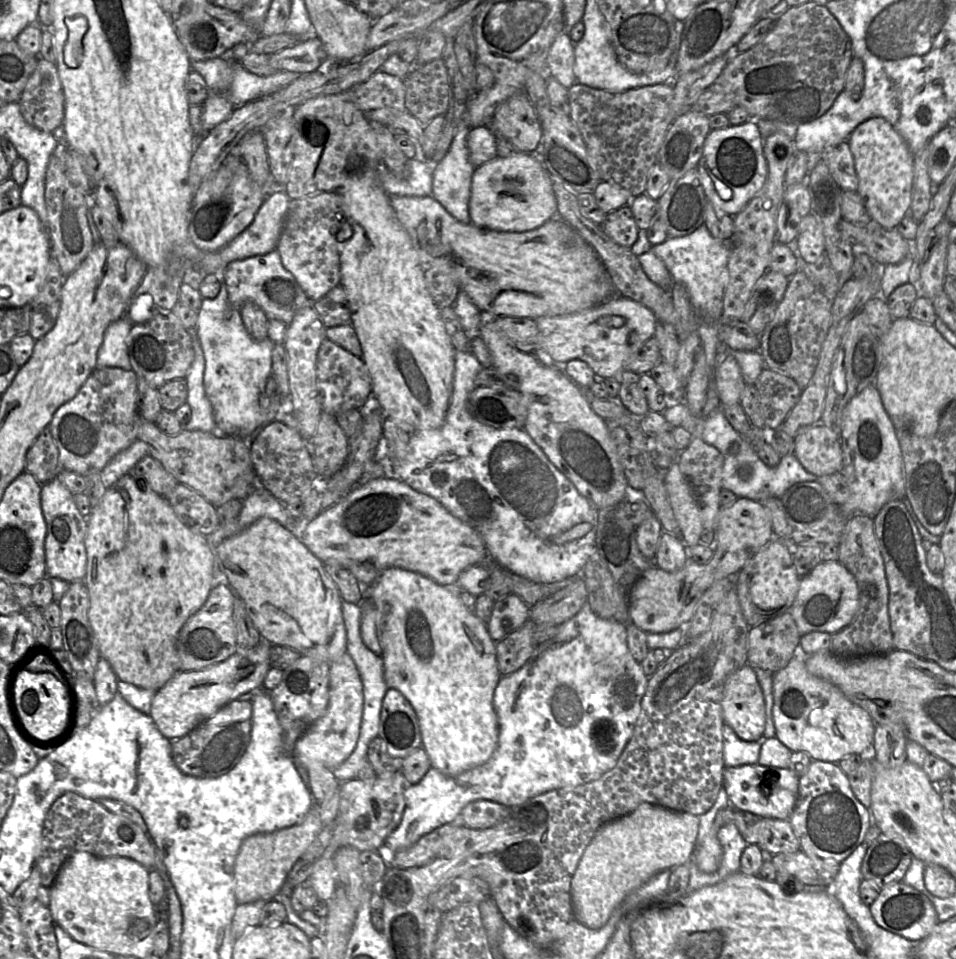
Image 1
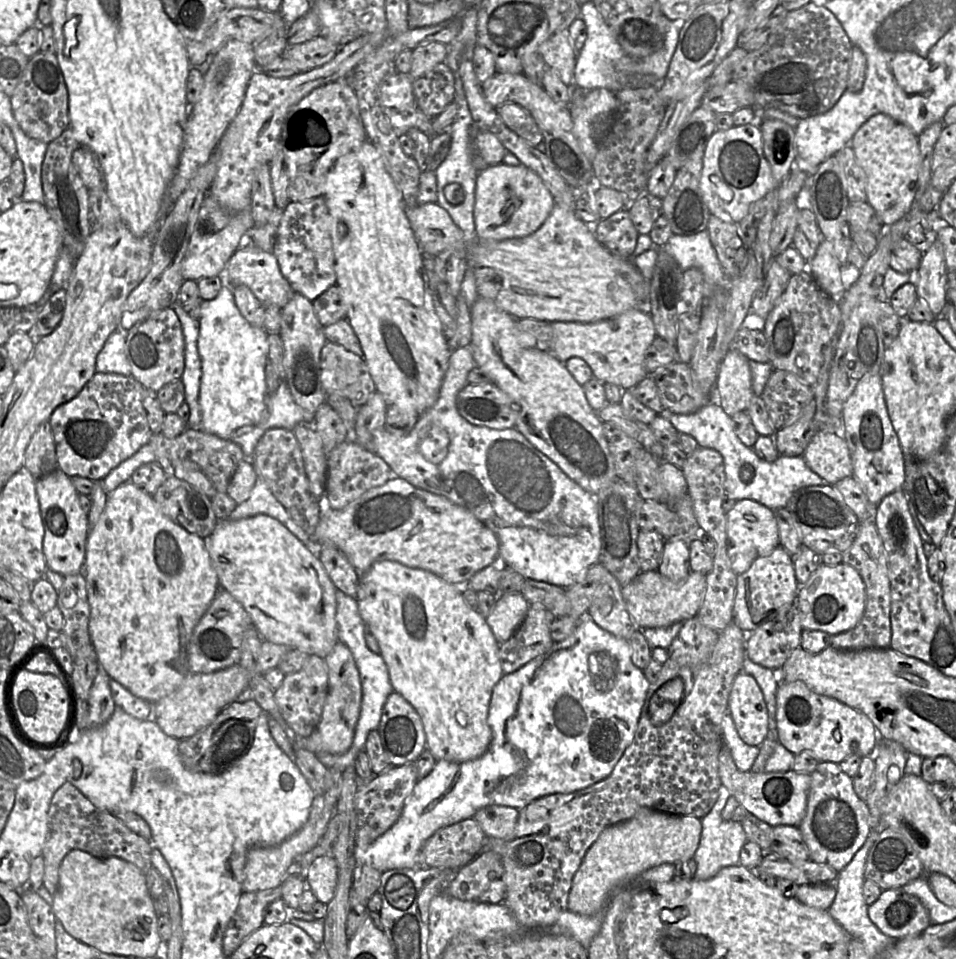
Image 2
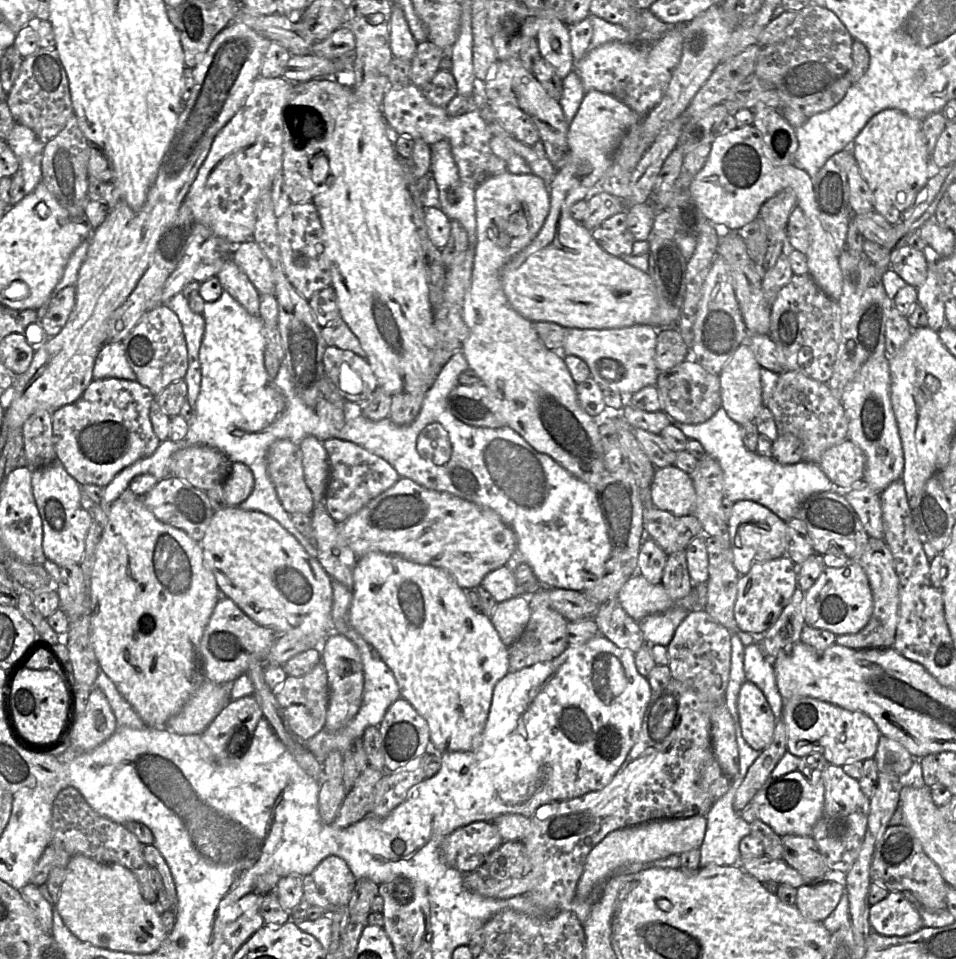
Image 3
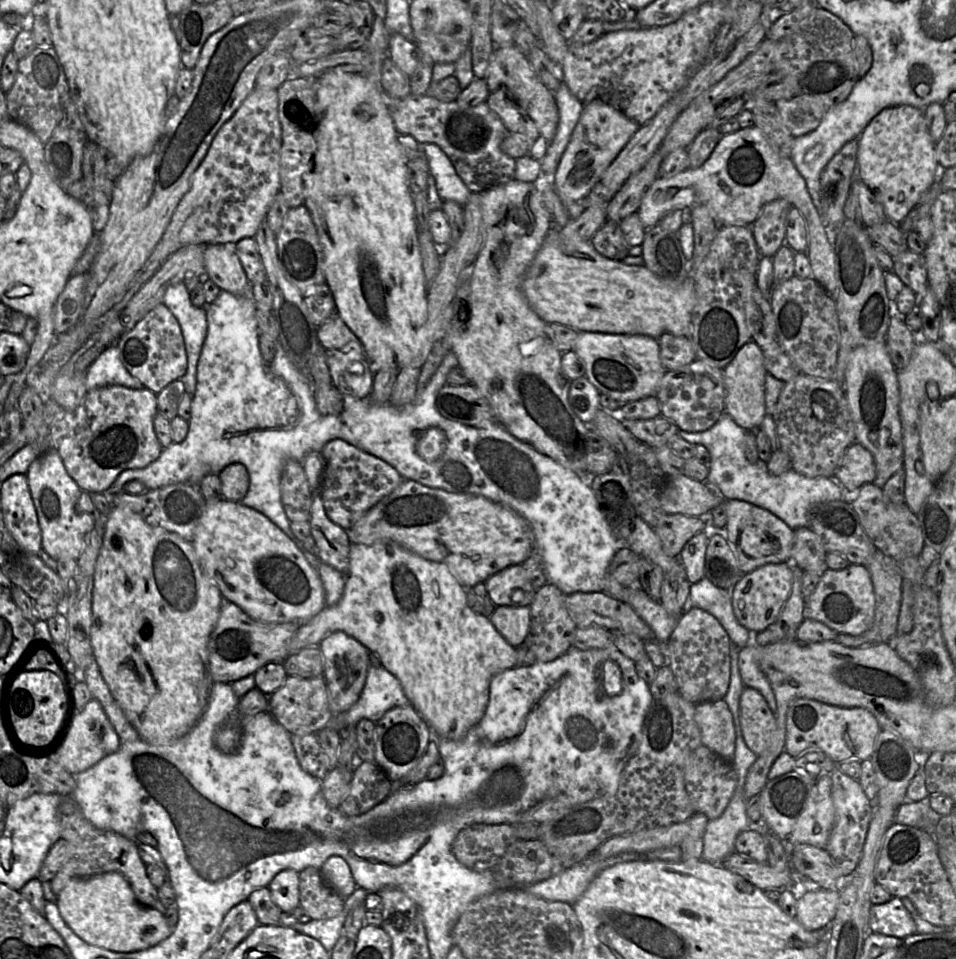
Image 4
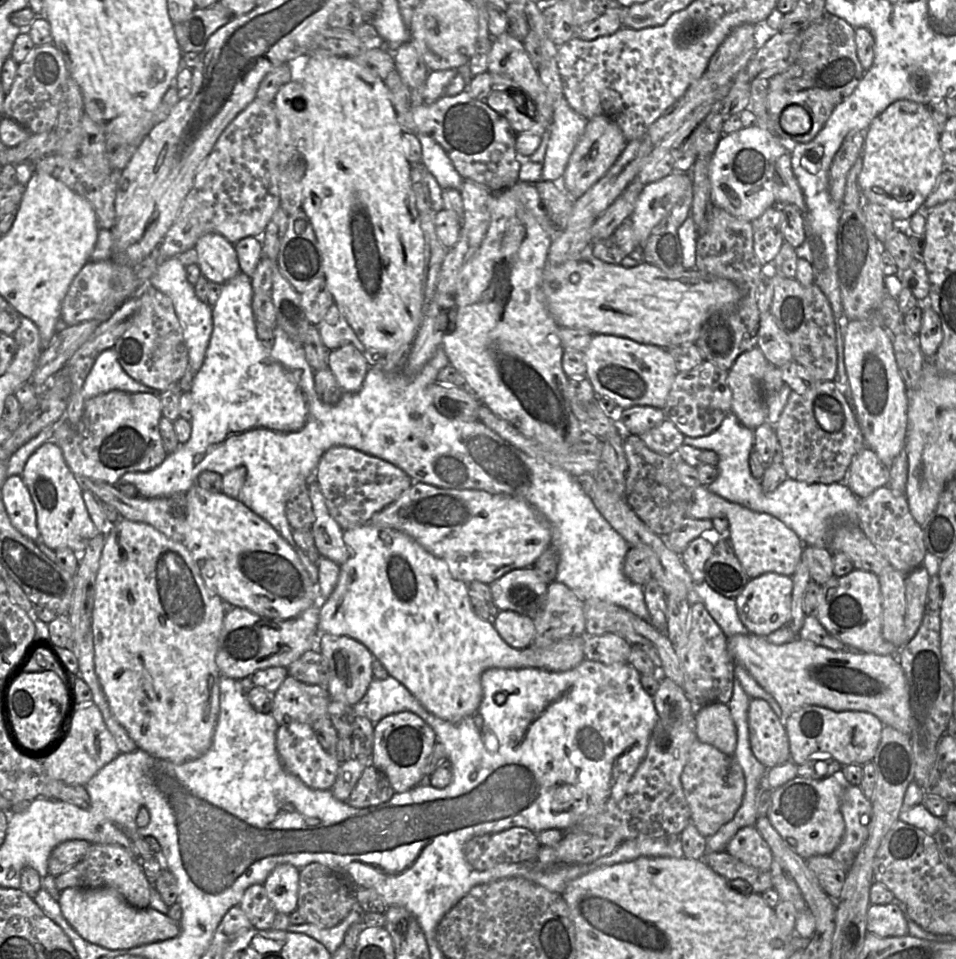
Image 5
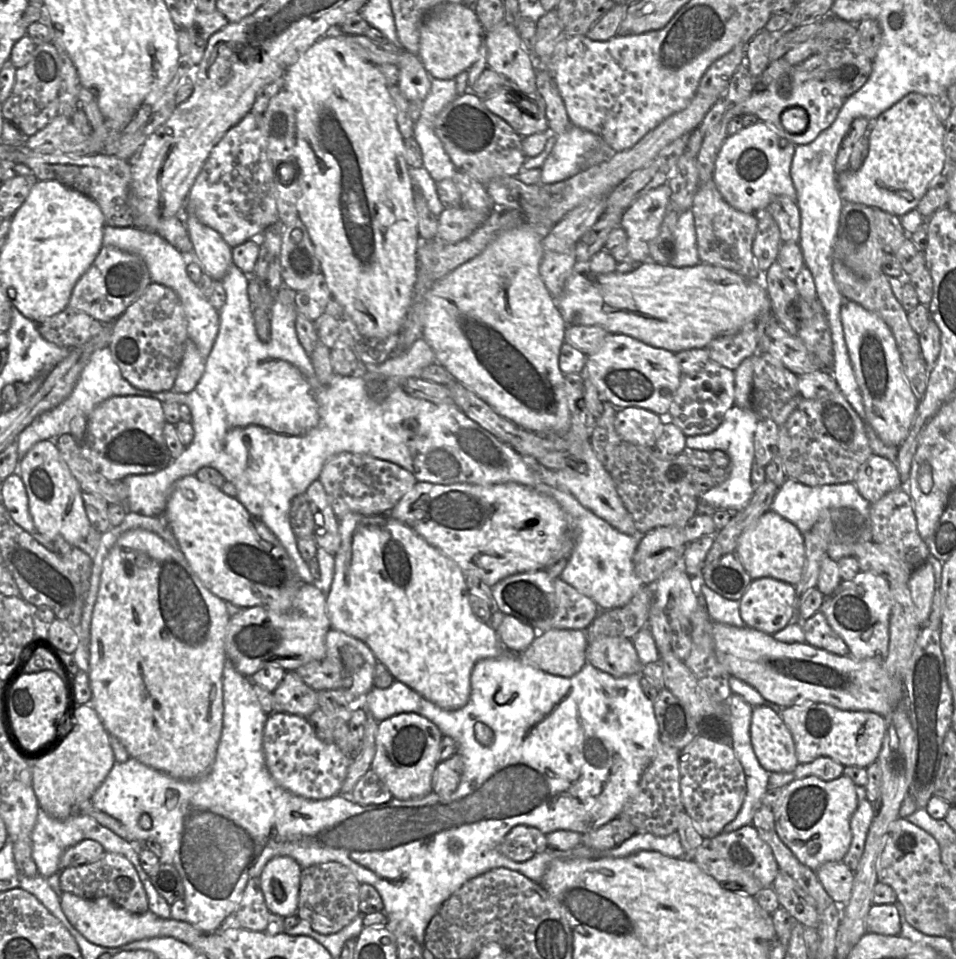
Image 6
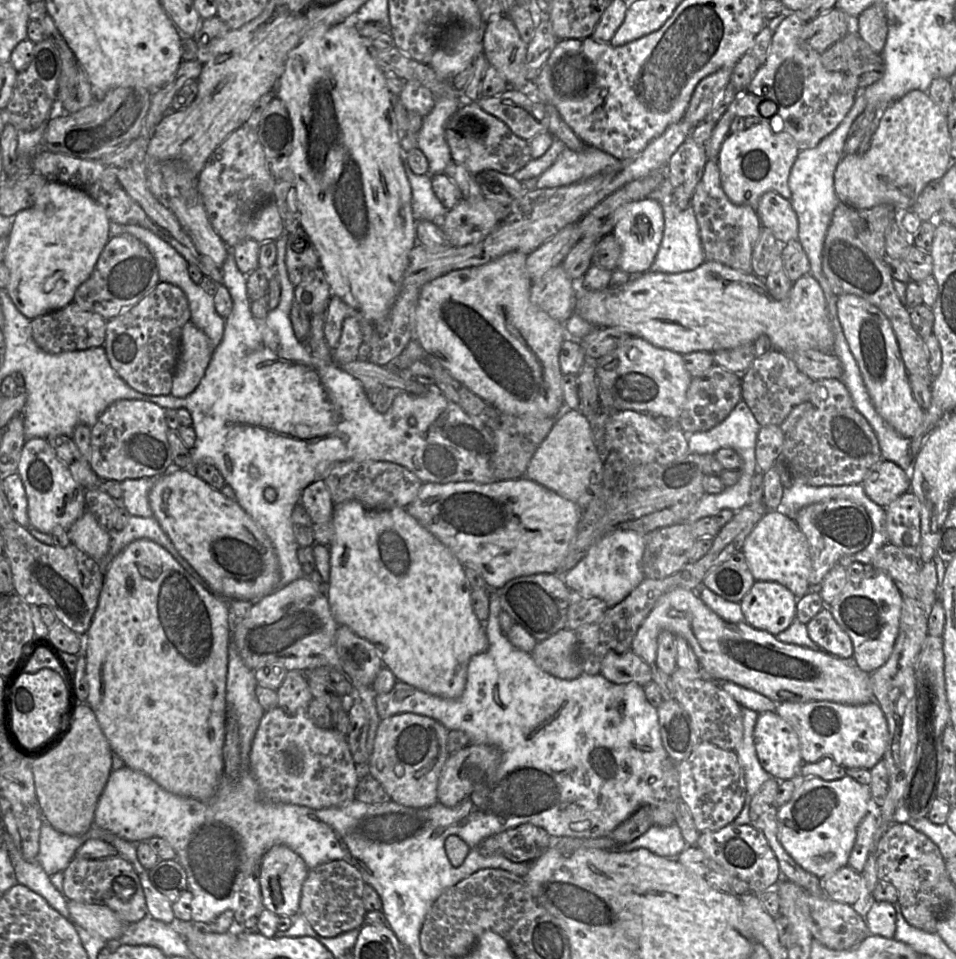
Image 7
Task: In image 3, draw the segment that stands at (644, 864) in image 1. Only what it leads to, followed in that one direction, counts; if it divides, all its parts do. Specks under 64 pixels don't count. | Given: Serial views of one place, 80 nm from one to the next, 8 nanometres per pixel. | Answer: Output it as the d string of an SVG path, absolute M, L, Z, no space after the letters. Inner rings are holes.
M695 815L689 818L659 819L628 826L610 832L588 854L582 875L577 883L576 898L586 899L598 886L617 873L617 869L634 862L650 862L670 855L699 849L707 828L707 818Z

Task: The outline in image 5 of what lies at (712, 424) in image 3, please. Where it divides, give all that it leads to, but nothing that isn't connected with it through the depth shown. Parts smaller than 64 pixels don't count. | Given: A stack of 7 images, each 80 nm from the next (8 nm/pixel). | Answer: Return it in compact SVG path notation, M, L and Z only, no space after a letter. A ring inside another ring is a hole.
M732 411L712 433L701 437L684 436L683 440L686 445L717 453L719 461L715 467L718 476L707 486L709 491L750 510L778 518L798 535L804 546L829 549L831 532L841 516L849 513L853 517L853 512L858 513L860 500L844 482L806 483L787 477L773 492L764 493L761 480L753 477L749 467L754 431L742 425Z

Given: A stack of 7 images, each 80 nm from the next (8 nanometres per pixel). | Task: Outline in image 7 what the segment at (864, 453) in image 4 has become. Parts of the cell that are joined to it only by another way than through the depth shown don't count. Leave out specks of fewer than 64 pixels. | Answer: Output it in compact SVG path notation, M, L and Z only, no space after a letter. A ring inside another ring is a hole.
M881 459L871 467L861 485L873 502L885 508L910 491L910 473L894 462Z

